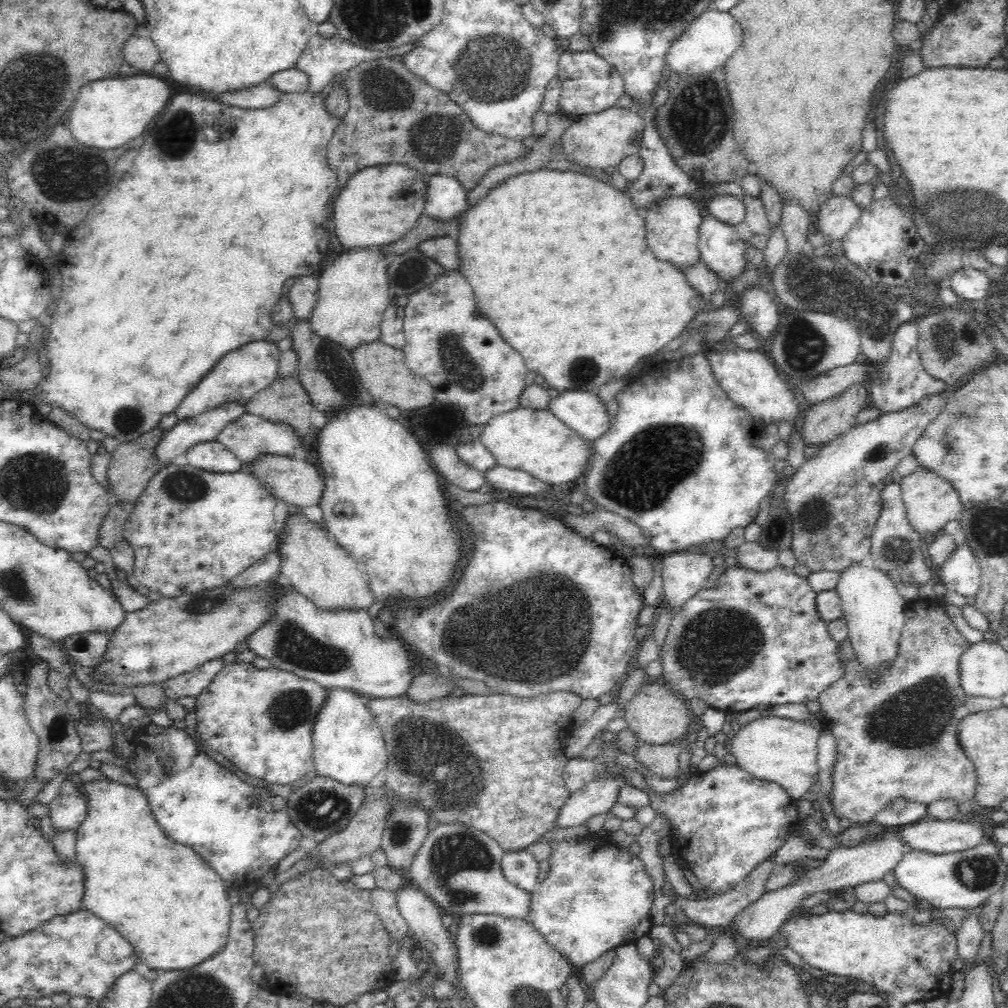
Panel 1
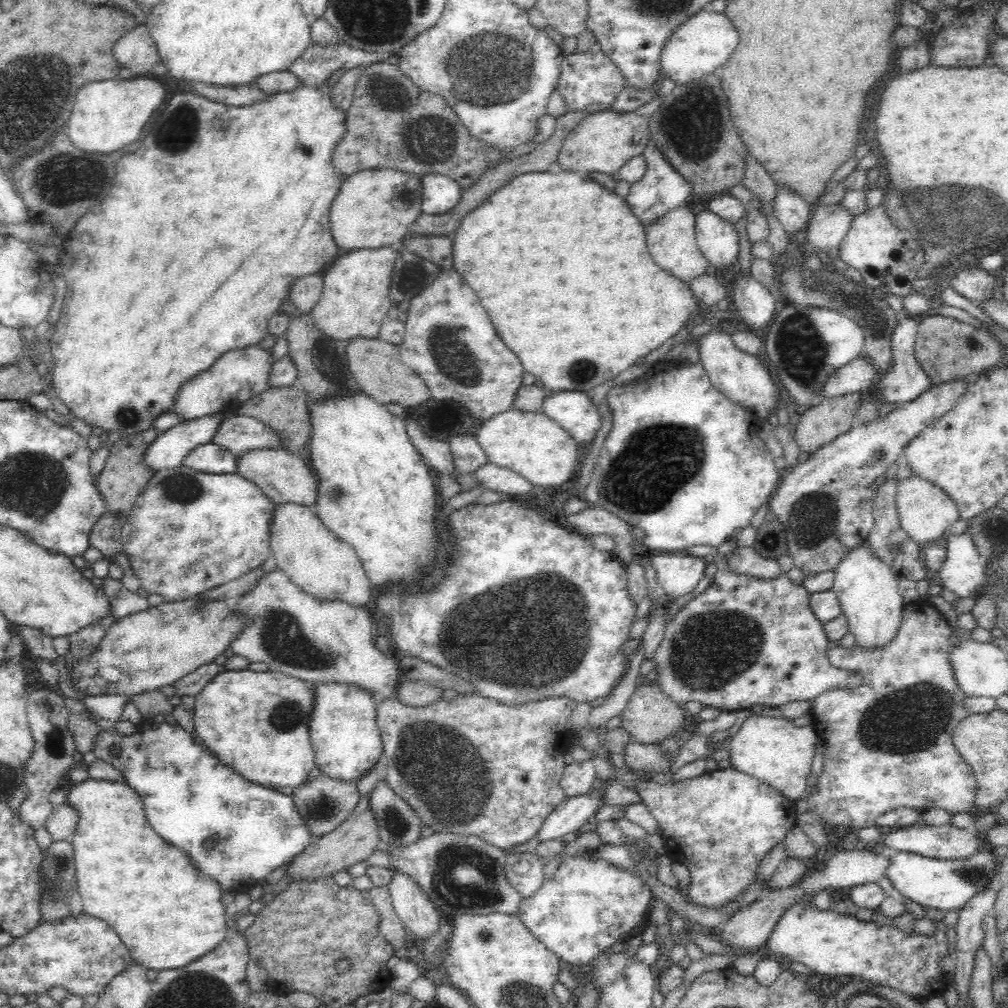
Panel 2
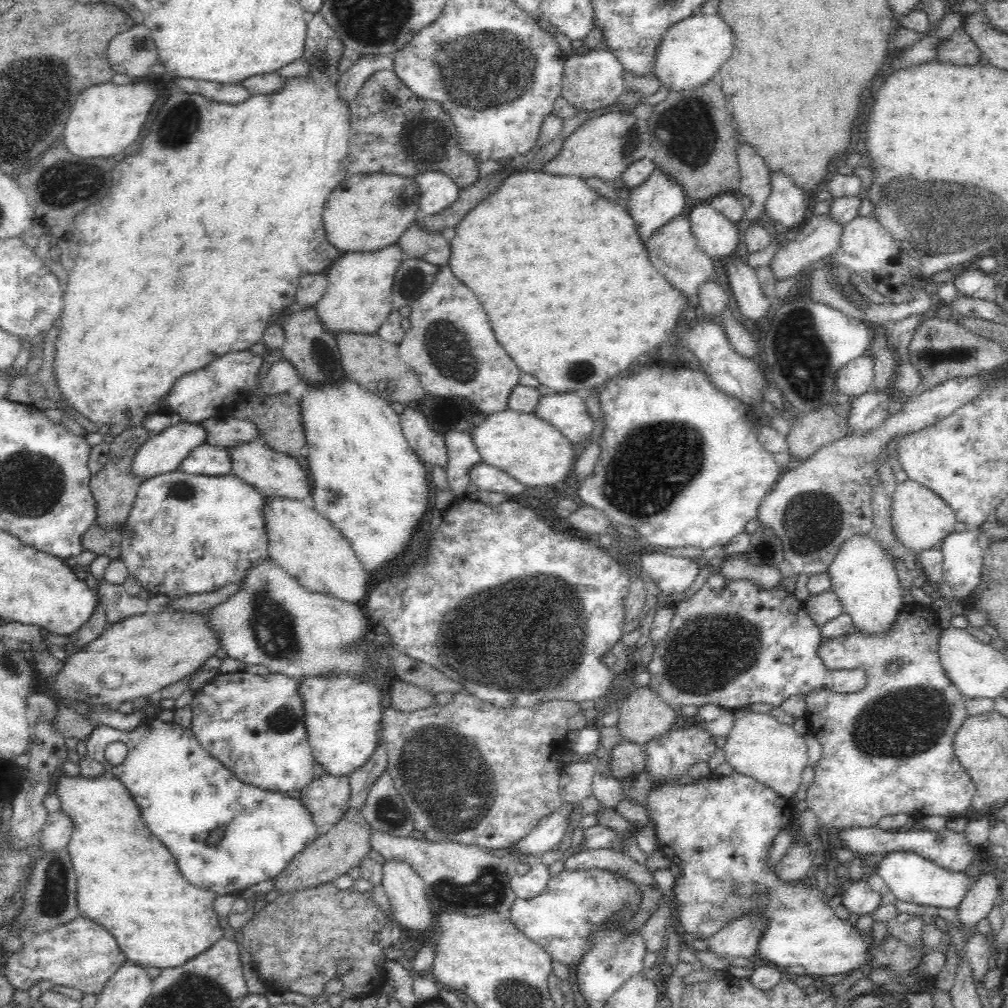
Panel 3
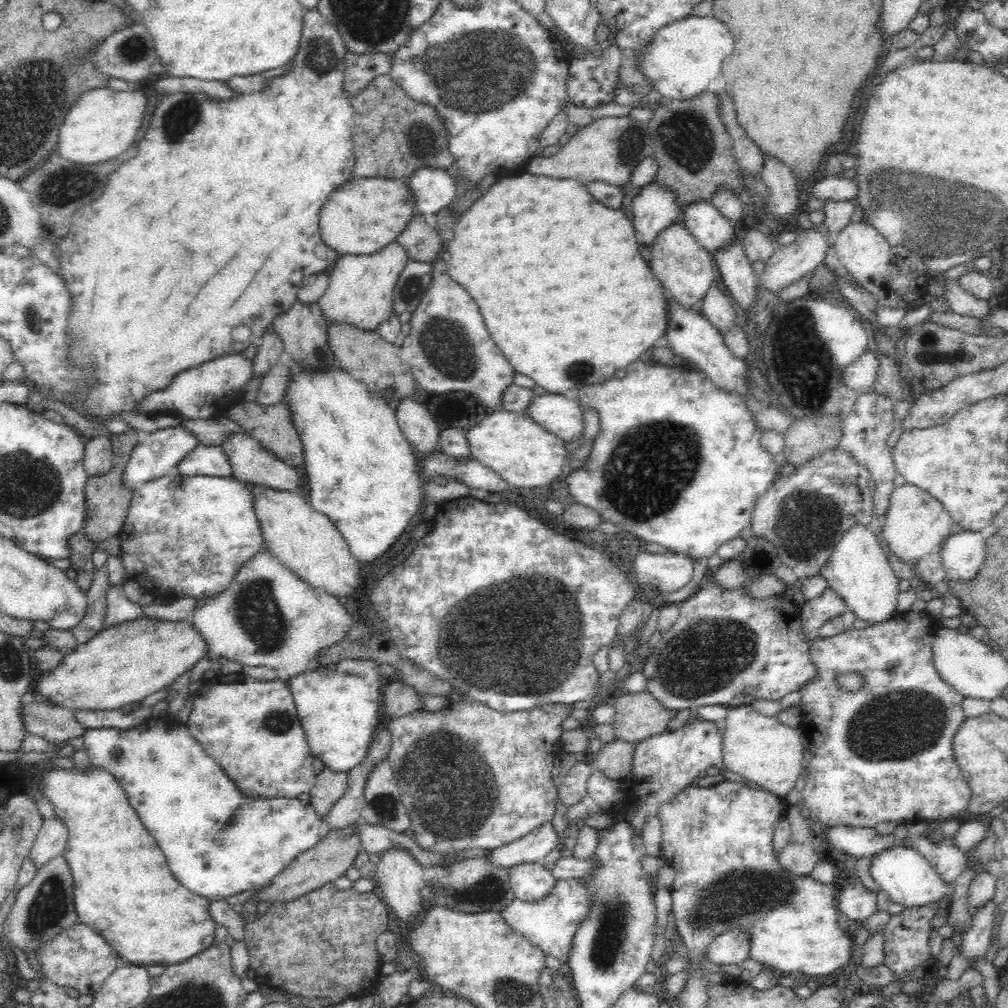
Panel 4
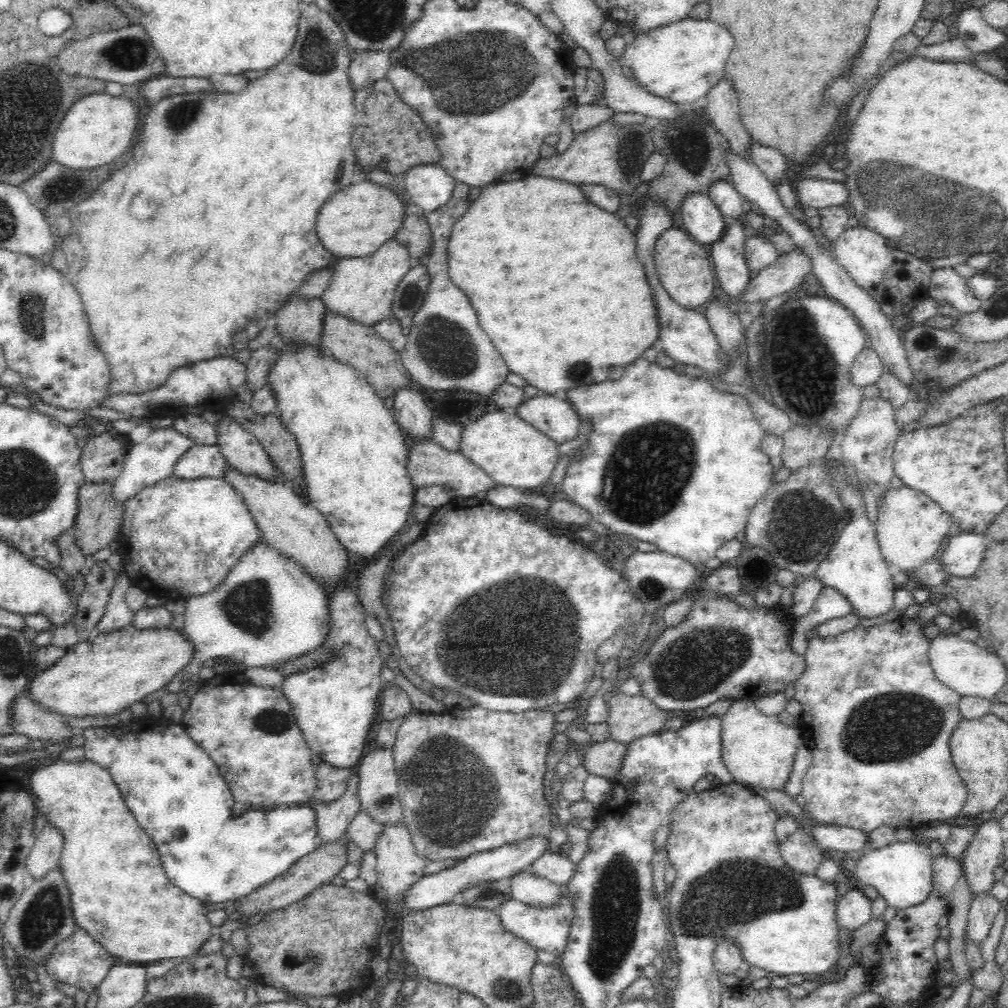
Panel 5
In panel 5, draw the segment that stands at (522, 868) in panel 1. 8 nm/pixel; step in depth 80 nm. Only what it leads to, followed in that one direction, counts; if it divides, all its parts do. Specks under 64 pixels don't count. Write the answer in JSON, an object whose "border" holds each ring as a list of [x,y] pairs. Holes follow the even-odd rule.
{"border":[[[528,868],[511,878],[511,894],[515,900],[538,908],[558,906],[563,895],[561,886],[533,876]]]}

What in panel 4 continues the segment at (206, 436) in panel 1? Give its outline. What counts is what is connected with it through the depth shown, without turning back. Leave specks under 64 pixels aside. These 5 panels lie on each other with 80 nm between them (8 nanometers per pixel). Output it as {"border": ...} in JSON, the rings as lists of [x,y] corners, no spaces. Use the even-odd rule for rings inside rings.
{"border":[[[176,426],[151,432],[142,444],[138,444],[122,472],[124,486],[134,490],[145,482],[170,475],[175,472],[176,466],[198,445],[194,433]]]}

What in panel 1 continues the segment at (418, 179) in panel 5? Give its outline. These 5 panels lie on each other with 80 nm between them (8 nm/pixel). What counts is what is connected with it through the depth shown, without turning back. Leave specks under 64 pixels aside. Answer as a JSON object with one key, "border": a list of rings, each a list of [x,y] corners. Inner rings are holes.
{"border":[[[432,175],[427,183],[423,214],[437,220],[461,217],[468,210],[467,190],[460,181],[445,175]]]}

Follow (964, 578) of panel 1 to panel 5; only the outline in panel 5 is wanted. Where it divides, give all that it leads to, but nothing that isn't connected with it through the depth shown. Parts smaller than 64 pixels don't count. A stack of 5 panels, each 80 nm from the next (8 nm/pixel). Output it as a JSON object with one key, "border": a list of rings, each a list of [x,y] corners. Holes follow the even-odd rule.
{"border":[[[955,530],[945,541],[938,558],[948,576],[969,577],[980,568],[988,543],[984,533]]]}

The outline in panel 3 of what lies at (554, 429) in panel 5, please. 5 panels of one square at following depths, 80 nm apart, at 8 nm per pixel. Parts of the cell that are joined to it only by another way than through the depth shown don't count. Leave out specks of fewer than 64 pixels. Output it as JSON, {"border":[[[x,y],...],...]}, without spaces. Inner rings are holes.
{"border":[[[574,391],[550,393],[550,396],[542,394],[533,414],[558,428],[573,443],[588,440],[595,427],[584,397]]]}

